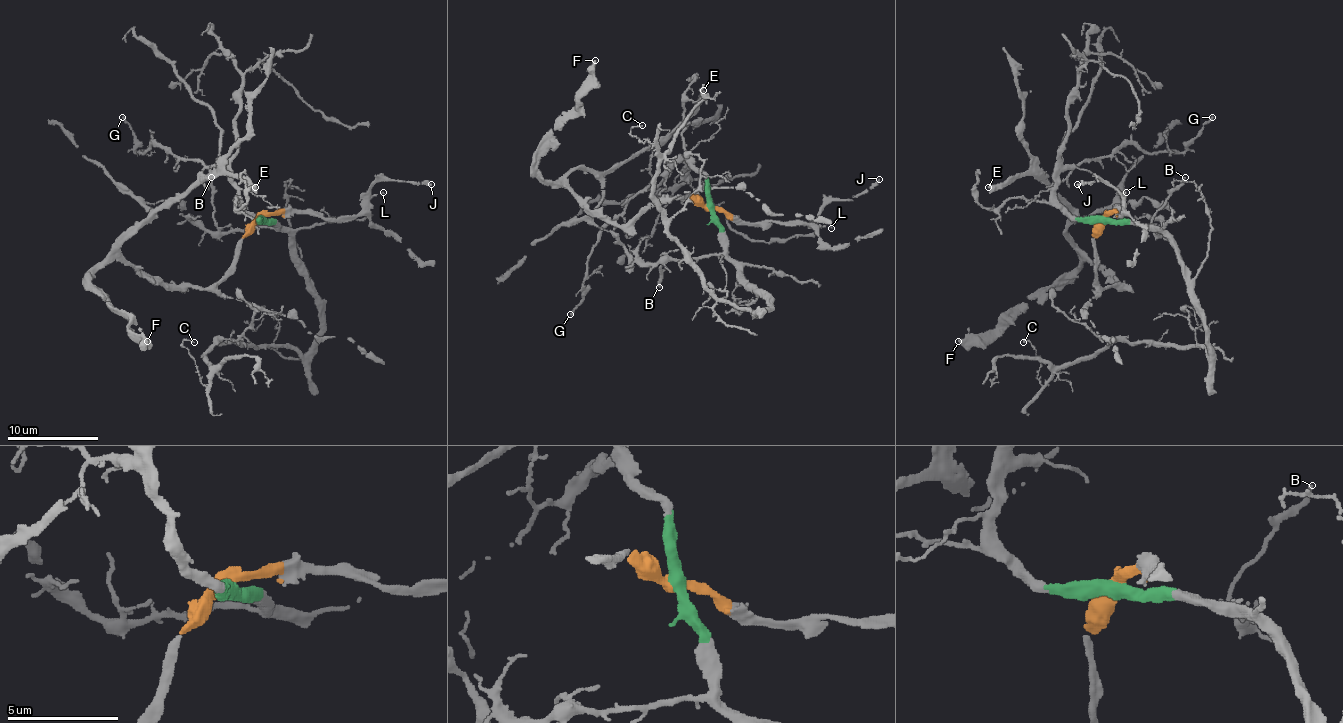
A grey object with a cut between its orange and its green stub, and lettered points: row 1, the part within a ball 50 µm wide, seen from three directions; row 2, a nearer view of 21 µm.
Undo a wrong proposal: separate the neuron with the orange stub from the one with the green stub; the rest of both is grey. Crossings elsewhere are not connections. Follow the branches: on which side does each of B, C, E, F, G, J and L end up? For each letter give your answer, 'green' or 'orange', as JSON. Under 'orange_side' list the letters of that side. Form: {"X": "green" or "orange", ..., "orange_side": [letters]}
{"B": "green", "C": "green", "E": "orange", "F": "orange", "G": "green", "J": "orange", "L": "orange", "orange_side": ["E", "F", "J", "L"]}

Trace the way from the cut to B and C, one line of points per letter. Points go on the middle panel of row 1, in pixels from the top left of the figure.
B: (708, 208), (720, 230), (720, 253), (672, 260), (665, 253), (661, 255), (658, 287)
C: (708, 208), (722, 249), (768, 308), (724, 303), (667, 230), (654, 194), (658, 151), (631, 132), (642, 126)

